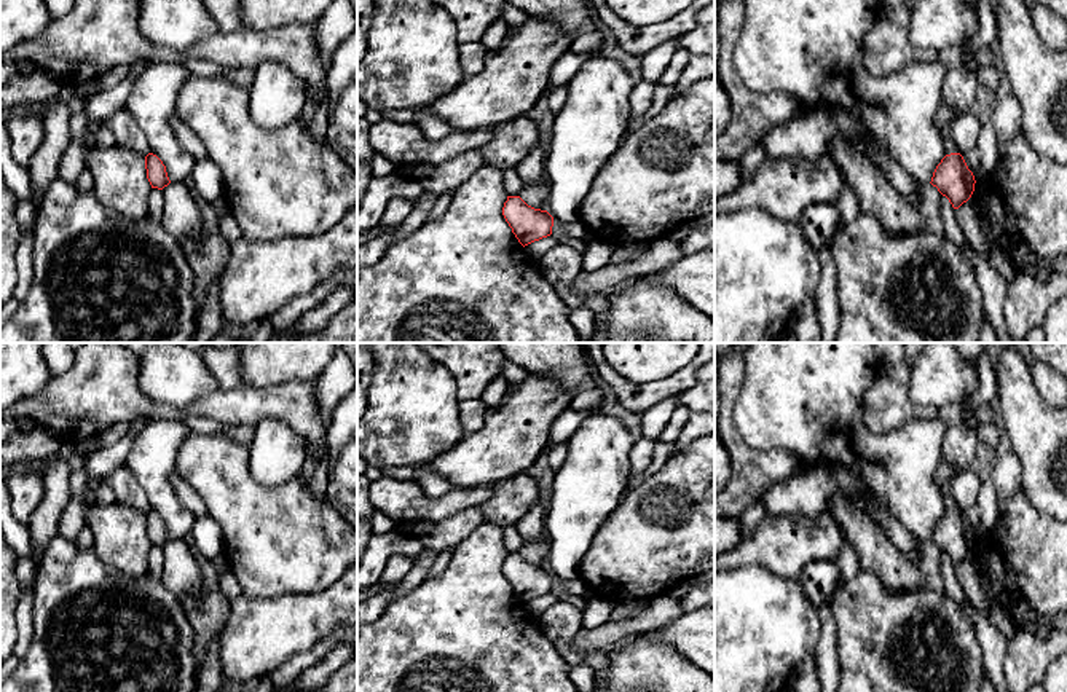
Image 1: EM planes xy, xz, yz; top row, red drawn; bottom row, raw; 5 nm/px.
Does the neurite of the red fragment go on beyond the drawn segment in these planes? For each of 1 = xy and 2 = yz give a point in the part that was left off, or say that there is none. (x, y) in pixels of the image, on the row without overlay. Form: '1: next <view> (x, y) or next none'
1: next none
2: next none

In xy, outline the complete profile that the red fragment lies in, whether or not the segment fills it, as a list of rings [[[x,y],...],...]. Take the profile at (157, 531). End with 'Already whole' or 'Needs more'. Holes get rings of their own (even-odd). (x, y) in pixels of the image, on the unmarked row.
[[[148,510],[145,513],[145,526],[147,526],[147,536],[152,545],[163,547],[164,544],[171,541],[167,529],[166,529],[166,523],[156,512]]]. Already whole

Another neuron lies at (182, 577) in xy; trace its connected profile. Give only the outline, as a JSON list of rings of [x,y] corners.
[[[190,539],[169,541],[163,545],[163,585],[180,601],[195,598],[203,590],[199,556]]]

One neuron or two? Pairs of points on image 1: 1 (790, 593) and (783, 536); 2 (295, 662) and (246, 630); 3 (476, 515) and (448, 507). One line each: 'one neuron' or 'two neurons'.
1: two neurons
2: two neurons
3: two neurons

